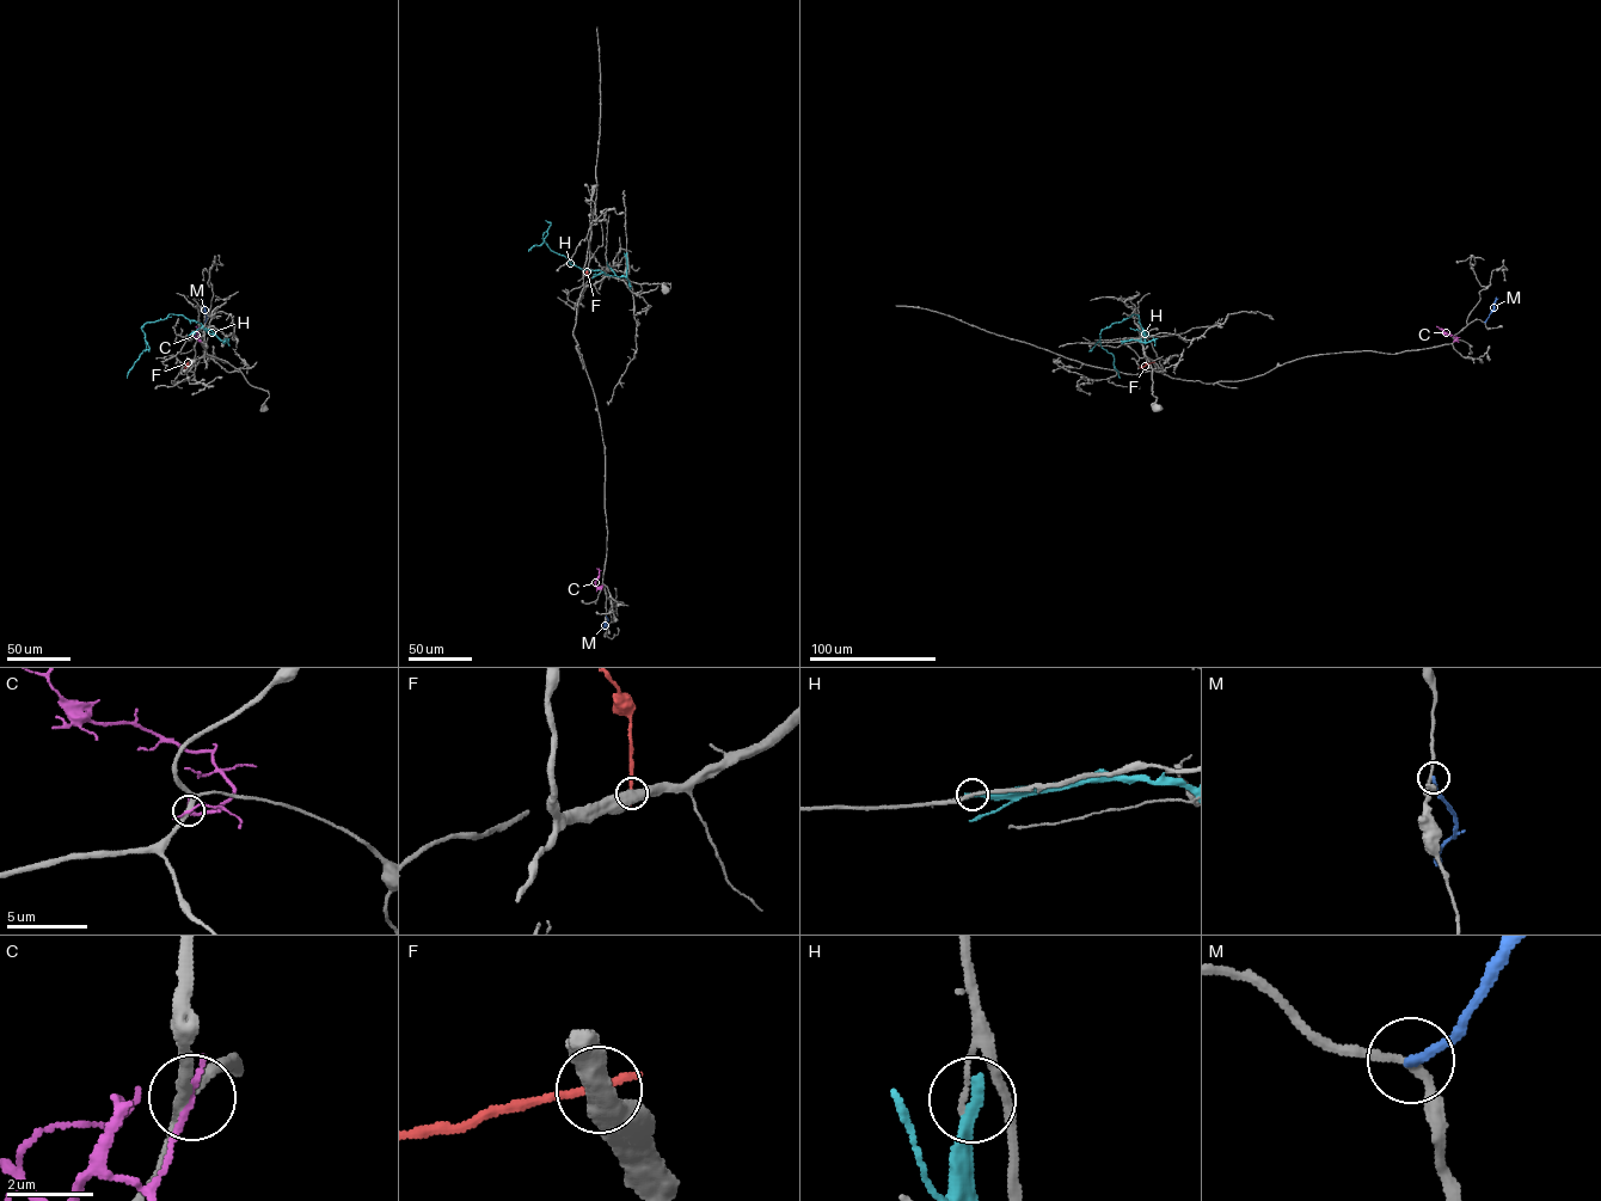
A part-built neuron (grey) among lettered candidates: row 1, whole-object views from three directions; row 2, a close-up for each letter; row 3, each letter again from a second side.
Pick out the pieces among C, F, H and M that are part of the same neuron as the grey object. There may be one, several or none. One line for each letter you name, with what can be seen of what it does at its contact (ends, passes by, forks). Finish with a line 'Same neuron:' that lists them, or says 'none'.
Same neuron: none

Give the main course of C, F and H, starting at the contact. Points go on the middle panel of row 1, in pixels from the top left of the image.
C: (602, 586), (596, 587), (597, 568)
F: (589, 285), (587, 270)
H: (626, 253), (625, 277), (571, 264), (548, 246), (543, 237), (546, 231), (543, 243), (528, 251)

